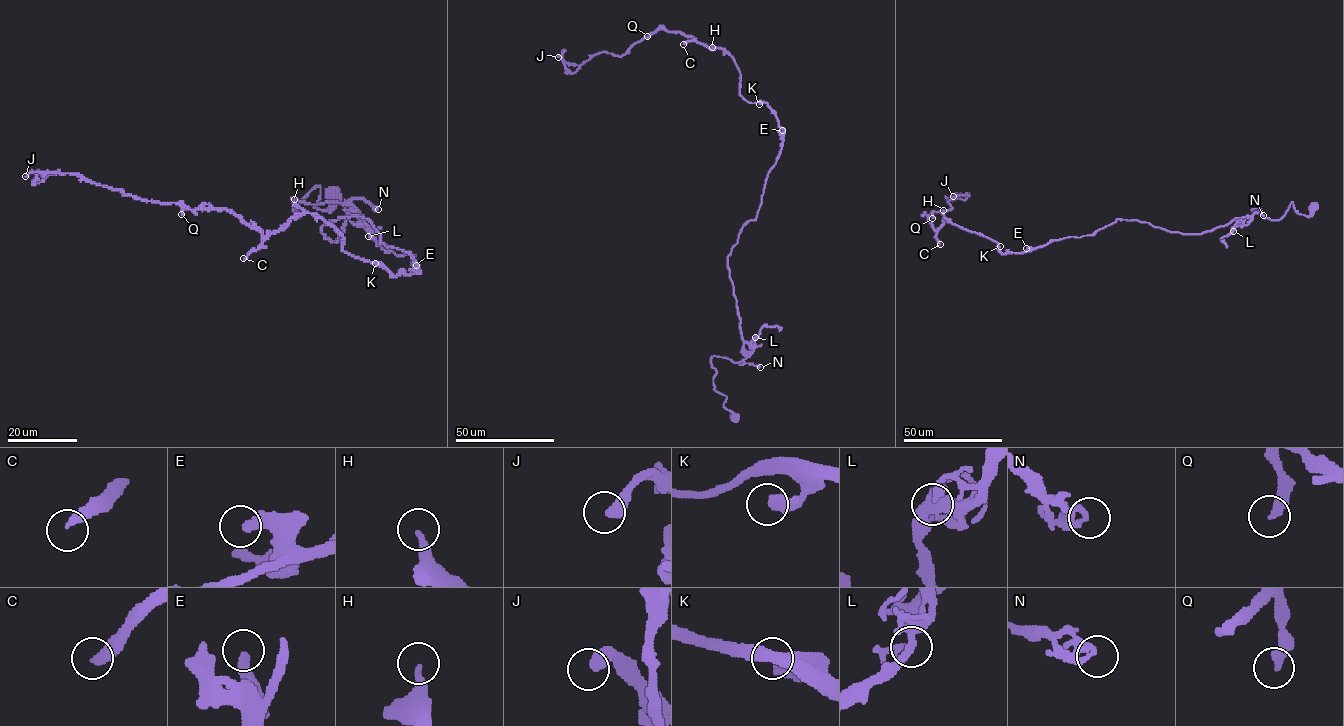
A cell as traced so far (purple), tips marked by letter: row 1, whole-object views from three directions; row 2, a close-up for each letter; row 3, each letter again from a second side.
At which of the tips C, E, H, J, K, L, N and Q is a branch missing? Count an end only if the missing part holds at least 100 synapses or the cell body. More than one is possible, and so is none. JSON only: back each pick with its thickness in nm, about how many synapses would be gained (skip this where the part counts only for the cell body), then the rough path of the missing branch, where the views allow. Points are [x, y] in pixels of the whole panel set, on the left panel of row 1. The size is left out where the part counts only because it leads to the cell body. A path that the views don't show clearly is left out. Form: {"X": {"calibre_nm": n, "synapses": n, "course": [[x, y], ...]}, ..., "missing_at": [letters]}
{"C": {"calibre_nm": 320, "synapses": 110, "course": [[243, 258], [213, 266], [169, 246], [156, 245], [129, 251], [107, 273], [83, 276], [74, 284], [66, 275]]}, "missing_at": ["C"]}

